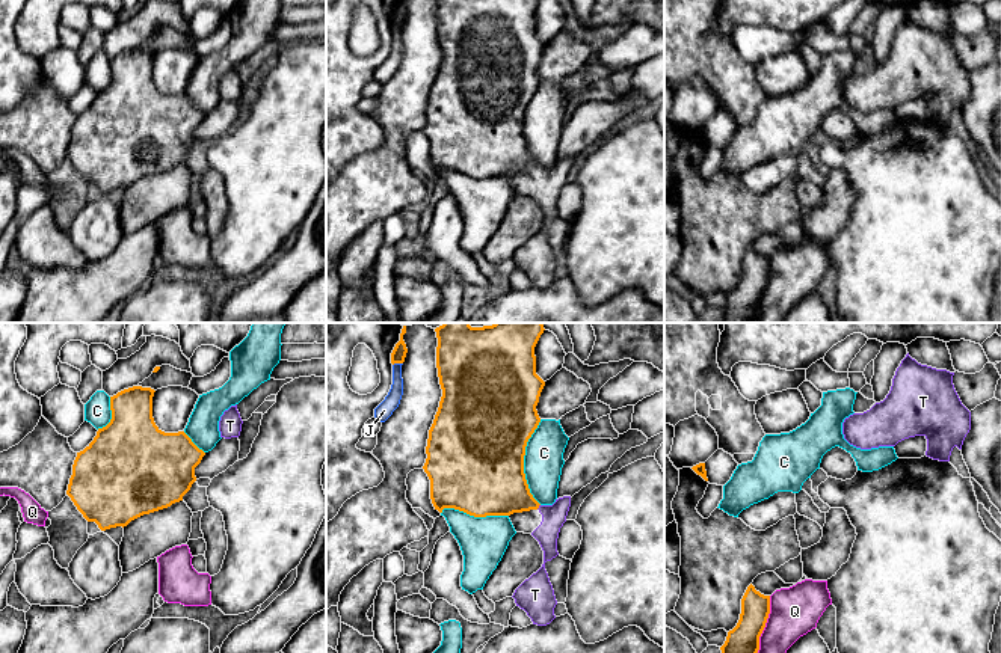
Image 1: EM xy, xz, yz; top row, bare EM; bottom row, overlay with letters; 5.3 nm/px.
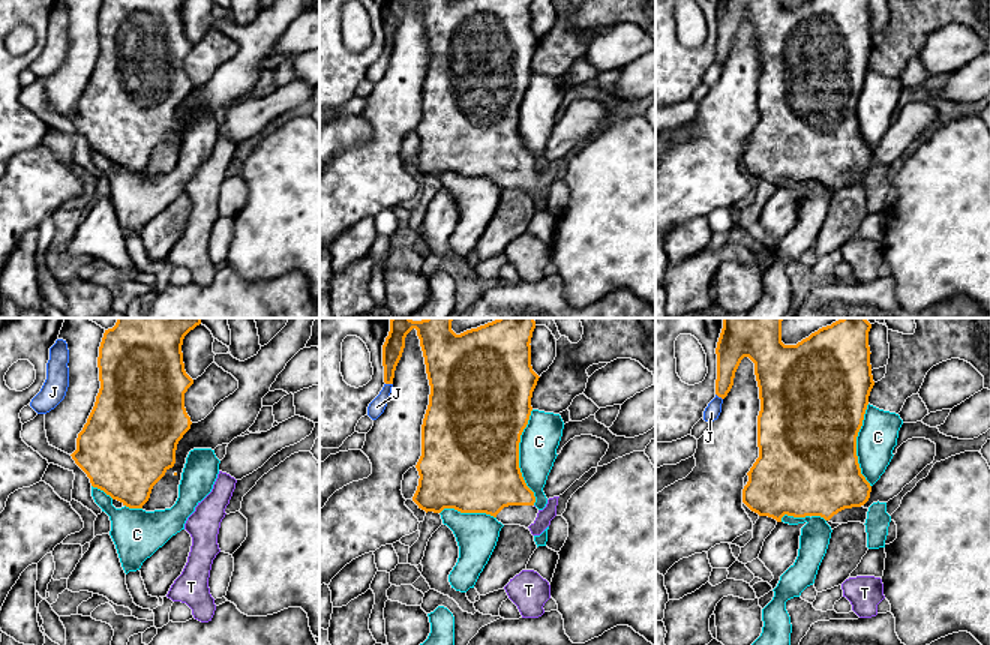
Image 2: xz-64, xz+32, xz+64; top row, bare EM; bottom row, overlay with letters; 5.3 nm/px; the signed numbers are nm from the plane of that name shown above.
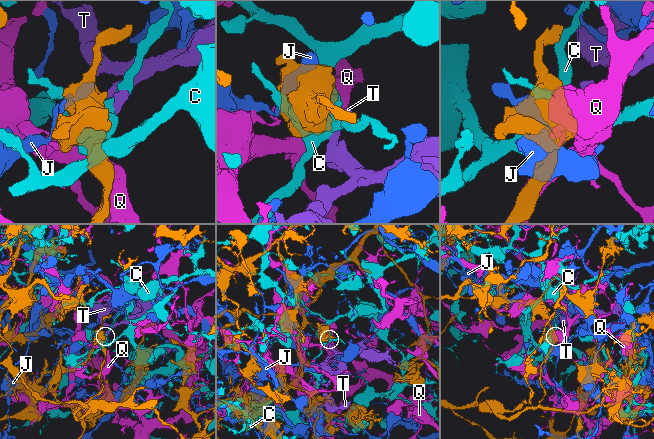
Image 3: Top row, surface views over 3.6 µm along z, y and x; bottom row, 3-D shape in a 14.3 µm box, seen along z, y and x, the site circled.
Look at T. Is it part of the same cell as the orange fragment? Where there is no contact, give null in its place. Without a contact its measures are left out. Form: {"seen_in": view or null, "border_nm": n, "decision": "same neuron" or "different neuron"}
{"seen_in": "xz", "border_nm": 40, "decision": "same neuron"}

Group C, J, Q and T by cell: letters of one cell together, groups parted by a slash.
C / J / Q / T

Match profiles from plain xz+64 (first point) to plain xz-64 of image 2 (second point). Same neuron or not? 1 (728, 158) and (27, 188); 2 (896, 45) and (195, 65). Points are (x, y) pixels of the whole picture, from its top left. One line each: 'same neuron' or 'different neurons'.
1: same neuron
2: same neuron

